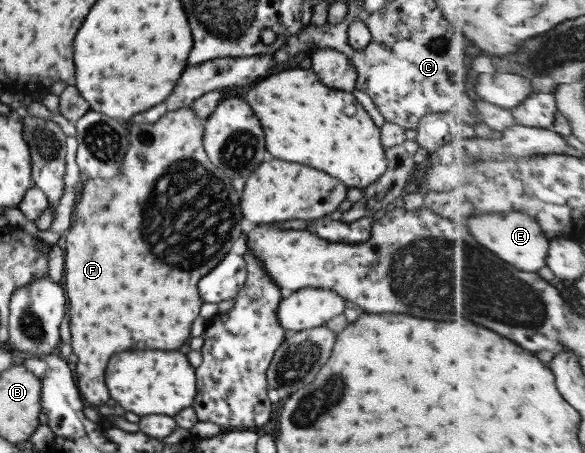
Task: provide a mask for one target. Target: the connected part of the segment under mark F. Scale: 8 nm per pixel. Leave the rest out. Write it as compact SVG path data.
M180 107L176 110L164 113L154 124L128 123L129 146L122 157L118 172L112 178L83 178L78 190L78 200L73 205L76 219L70 222L69 229L62 234L61 247L63 250L63 270L64 284L61 284L66 297L68 298L68 316L72 316L72 326L70 317L68 318L68 328L70 333L71 352L77 356L77 362L72 365L75 385L84 400L85 405L97 407L103 405L108 400L108 392L102 380L102 372L106 366L106 360L114 352L122 350L144 350L144 348L180 348L186 338L190 336L190 324L198 316L200 308L200 298L196 292L196 282L202 278L222 256L230 250L232 242L240 236L240 208L238 208L238 192L232 190L230 180L224 176L205 156L202 147L202 133L204 131L202 122L191 107Z

